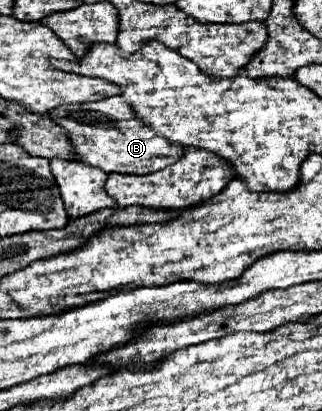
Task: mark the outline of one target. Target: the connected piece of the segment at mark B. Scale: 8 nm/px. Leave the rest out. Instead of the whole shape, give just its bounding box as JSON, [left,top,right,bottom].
[46,95,182,175]

